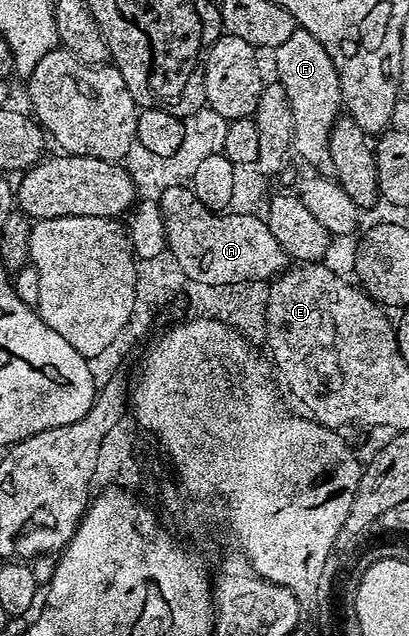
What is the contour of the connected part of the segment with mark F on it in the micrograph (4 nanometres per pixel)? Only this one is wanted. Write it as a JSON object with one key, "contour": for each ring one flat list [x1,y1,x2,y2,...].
{"contour":[[296,27,293,35,289,35,289,39,285,39,285,43,281,43,273,50,275,57,275,69,277,72,277,80,283,84,285,91,289,95,289,103,293,107,293,146,294,156,299,156,307,165,312,165,312,170,325,171,331,169,331,156,329,155,329,135,335,120,341,116,341,98,339,96,339,76,333,67,333,59,329,59,329,55,325,51,325,47,321,47,321,43,317,43,317,39,313,39,313,35,309,35,309,31]]}

